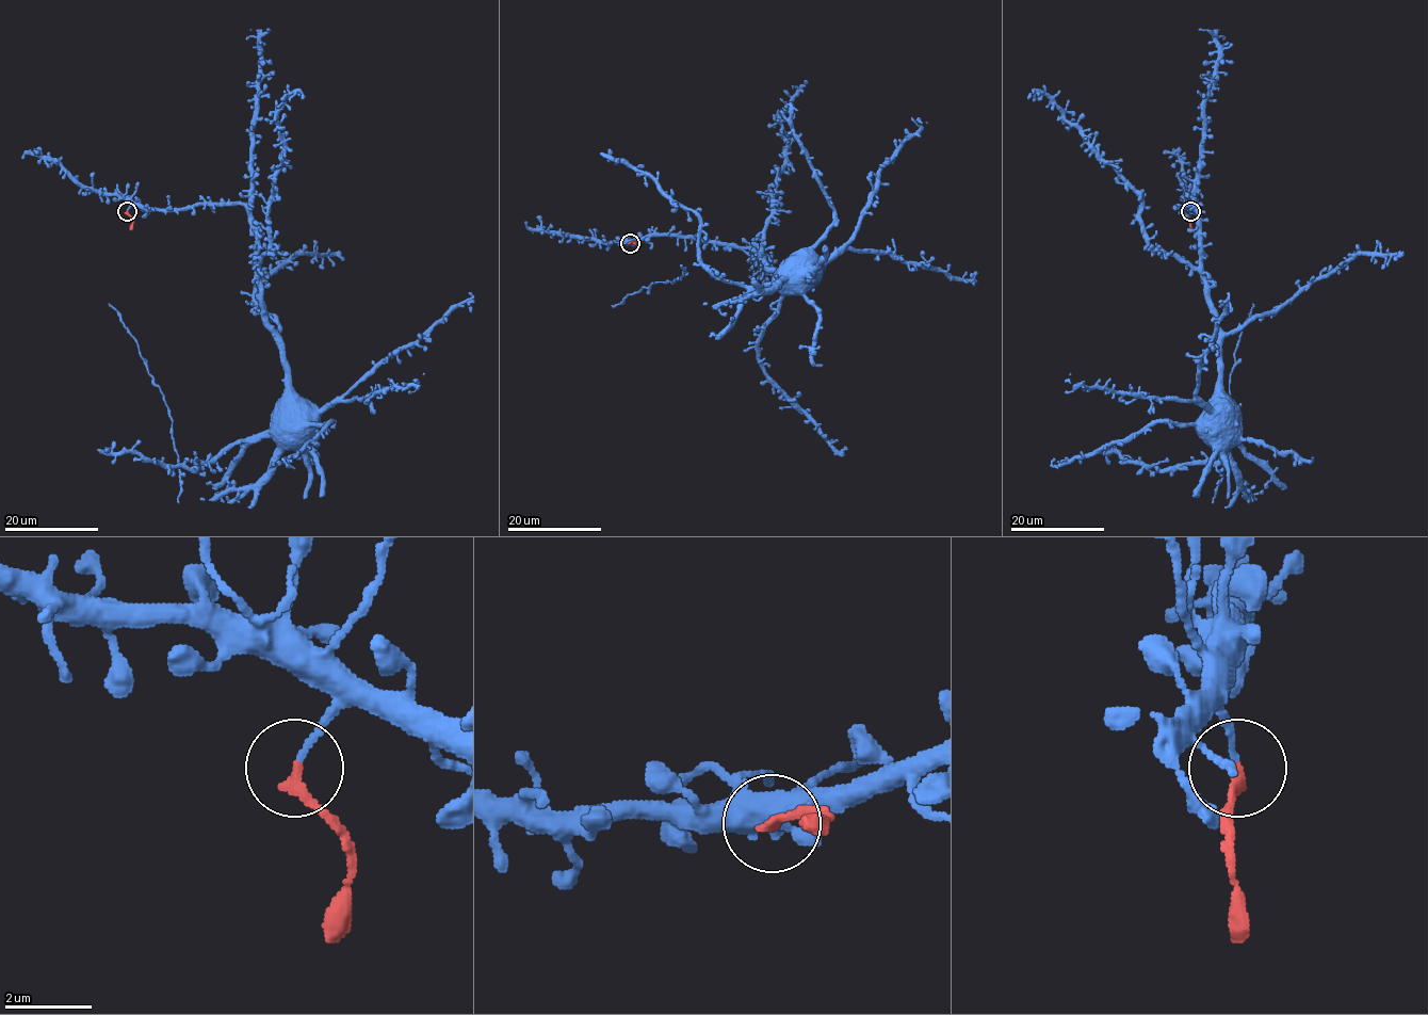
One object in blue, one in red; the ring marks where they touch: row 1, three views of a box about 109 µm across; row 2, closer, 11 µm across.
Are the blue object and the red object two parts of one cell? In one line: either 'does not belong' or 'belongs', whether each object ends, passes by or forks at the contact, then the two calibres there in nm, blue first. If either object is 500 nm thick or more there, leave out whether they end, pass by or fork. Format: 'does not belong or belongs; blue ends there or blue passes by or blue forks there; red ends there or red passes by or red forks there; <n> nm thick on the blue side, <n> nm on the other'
does not belong; blue ends there; red ends there; 130 nm thick on the blue side, 240 nm on the other

